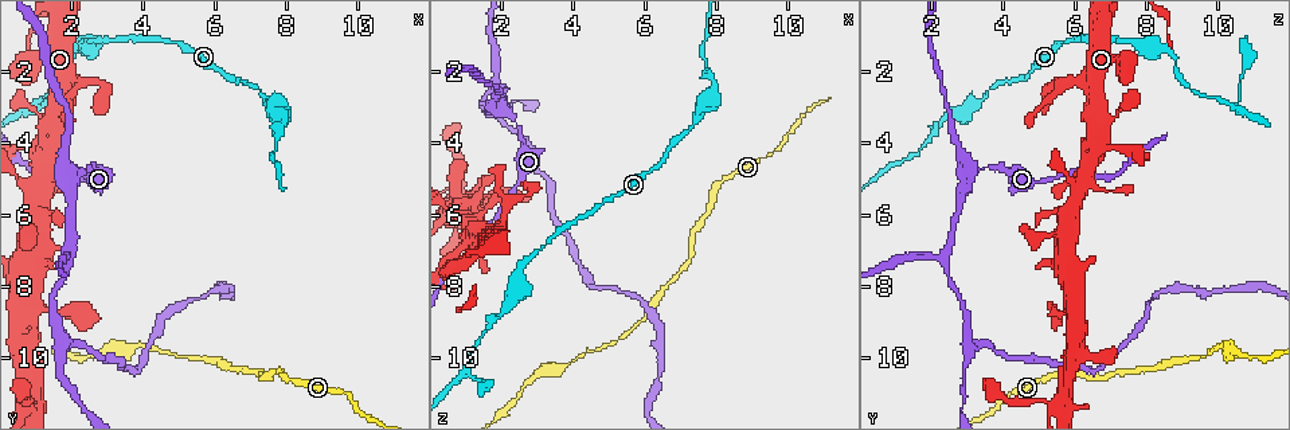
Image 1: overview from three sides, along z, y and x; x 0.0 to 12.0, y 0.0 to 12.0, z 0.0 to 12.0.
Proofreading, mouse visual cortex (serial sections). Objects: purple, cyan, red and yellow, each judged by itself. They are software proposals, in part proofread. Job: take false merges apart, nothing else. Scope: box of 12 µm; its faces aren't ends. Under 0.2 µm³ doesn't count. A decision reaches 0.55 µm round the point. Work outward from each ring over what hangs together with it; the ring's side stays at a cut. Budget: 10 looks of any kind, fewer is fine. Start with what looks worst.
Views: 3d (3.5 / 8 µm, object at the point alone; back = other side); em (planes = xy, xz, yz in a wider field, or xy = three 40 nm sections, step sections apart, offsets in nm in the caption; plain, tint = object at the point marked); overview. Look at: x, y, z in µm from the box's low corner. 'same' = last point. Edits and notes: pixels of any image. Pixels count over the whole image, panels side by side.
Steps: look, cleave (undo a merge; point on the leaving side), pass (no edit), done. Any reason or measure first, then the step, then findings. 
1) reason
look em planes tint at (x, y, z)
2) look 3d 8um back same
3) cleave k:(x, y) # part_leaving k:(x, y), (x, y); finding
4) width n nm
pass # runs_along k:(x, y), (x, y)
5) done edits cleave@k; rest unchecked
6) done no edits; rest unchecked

sudden change in width
look 3d 3.5um at (2.0, 4.9, 3.1)

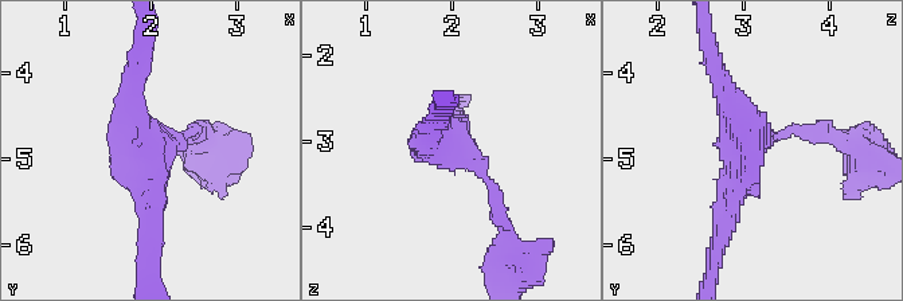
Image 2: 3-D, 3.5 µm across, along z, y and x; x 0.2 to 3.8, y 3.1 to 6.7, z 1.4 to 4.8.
arms 3; arm_widths 200, 300, 300 nm
look em xy step 1 tint at (2.05, 4.85, 3.10)

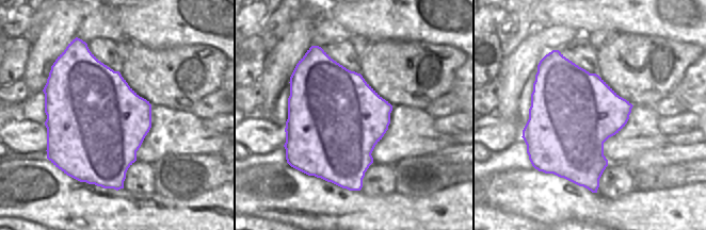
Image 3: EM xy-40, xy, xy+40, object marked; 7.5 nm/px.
pass # runs_along 2:(817, 131), (745, 152), (724, 234); one cell here

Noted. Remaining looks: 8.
three arms meet
look 3d 3.5um at (1.9, 7.2, 2.3)

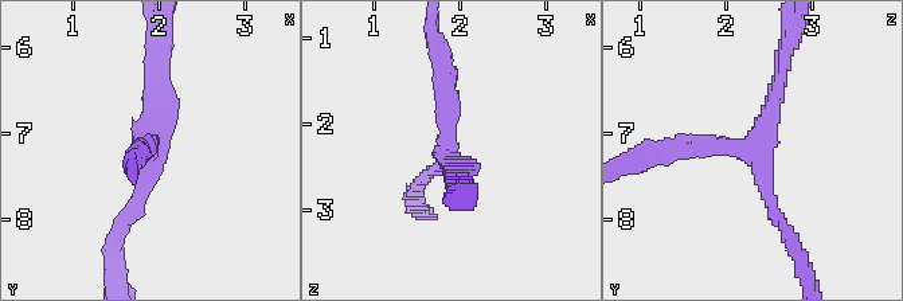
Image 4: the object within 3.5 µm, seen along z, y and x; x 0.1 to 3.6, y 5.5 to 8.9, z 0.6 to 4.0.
arms 3; arm_widths 150, 200, 200 nm; now the EM
look em xy step 5 tint at (1.90, 7.10, 2.40)

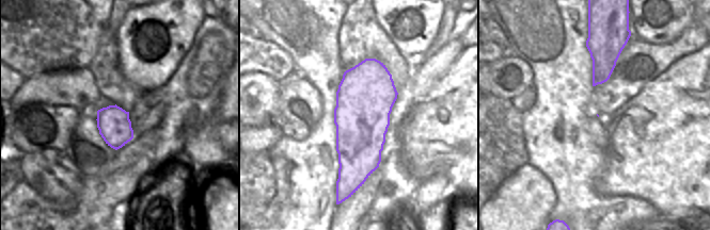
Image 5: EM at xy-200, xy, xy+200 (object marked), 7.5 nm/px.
look em xy step 3 tint same

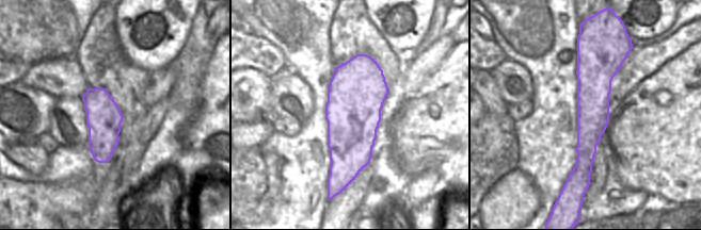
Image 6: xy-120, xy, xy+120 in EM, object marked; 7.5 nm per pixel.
pass # runs_along 6:(588, 42), (590, 129), (578, 179); continuous, no second cell

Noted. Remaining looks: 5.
side arm on a straight run
look 3d 3.5um at (1.8, 9.6, 3.0)

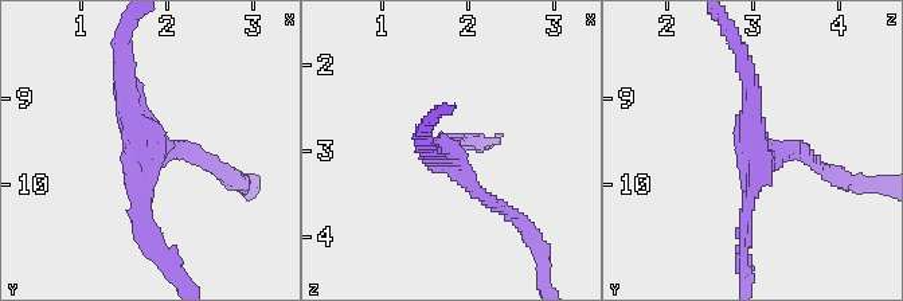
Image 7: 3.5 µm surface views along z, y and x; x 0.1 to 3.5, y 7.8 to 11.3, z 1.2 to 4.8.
look em xy step 5 plain at (1.75, 9.60, 3.10)

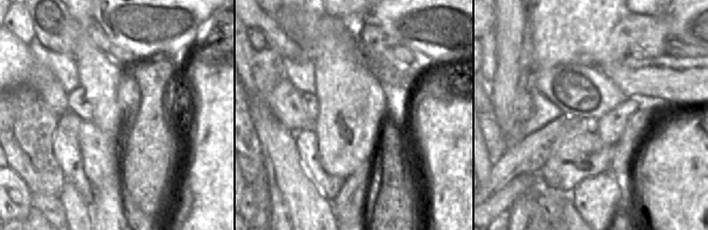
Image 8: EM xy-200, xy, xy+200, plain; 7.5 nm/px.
where the object lies
look em xy step 5 tint same

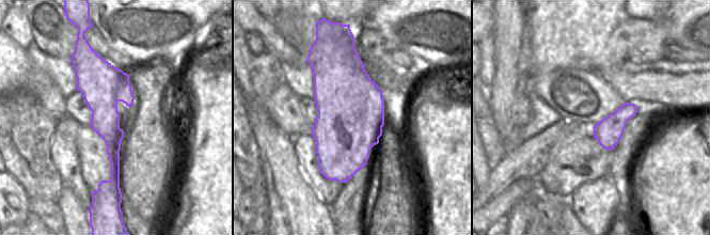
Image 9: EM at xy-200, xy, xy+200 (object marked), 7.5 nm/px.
arms 3
pass # runs_along 9:(95, 56), (113, 139), (113, 185); one cell here

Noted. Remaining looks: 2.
a narrow waist
look 3d 3.5um at (9.7, 11.0, 4.1)

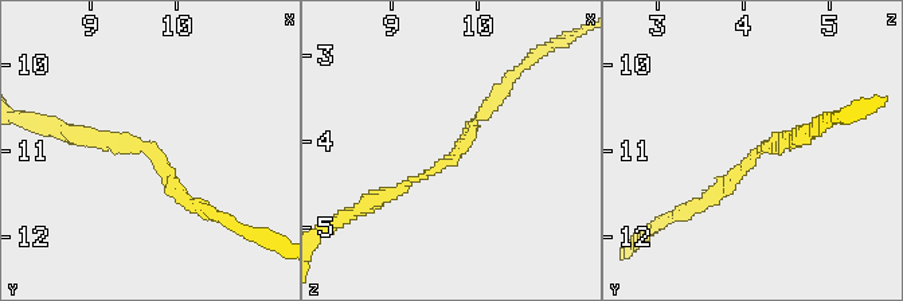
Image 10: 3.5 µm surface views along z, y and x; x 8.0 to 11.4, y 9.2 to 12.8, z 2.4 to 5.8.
look em planes tint at (9.70, 11.05, 4.20)

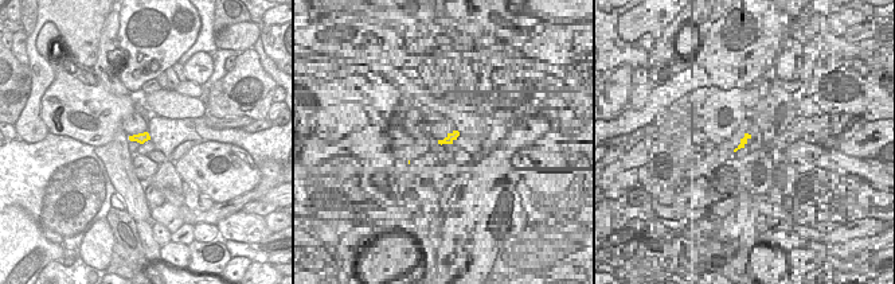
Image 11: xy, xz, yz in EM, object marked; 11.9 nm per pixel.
arm_widths 150, 150 nm
pass # runs_along 10:(378, 198), (449, 164), (495, 98); all the same cell

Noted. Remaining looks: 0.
done no edits; rest unchecked

